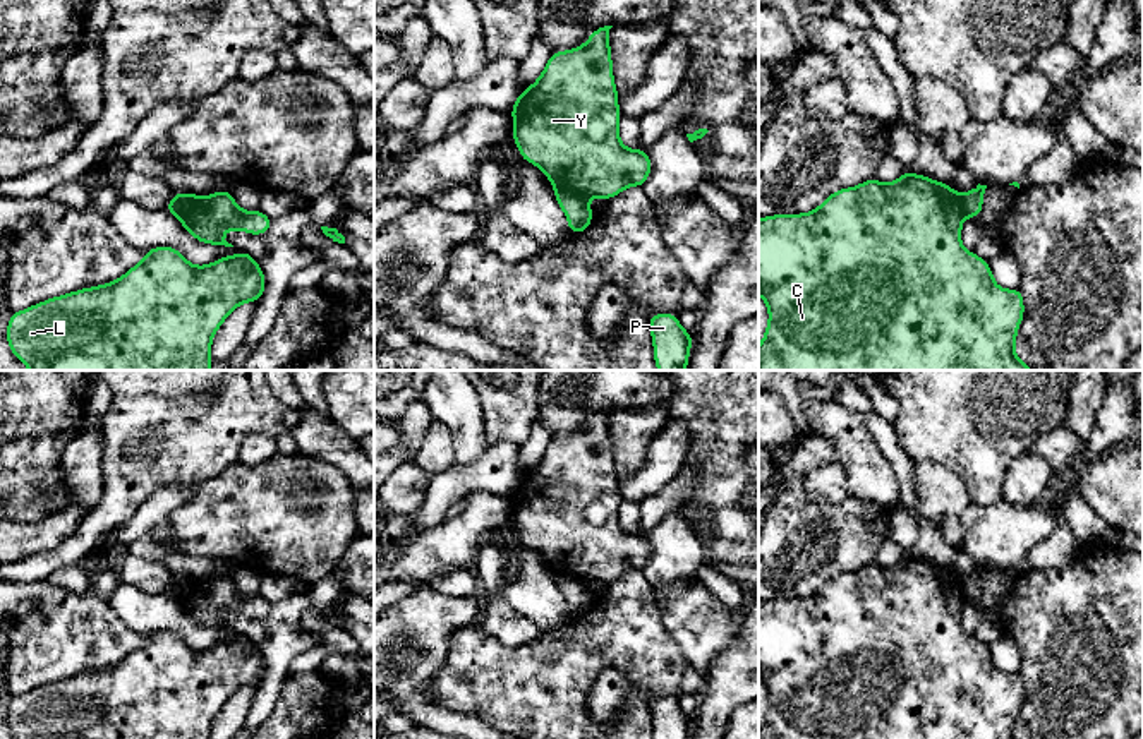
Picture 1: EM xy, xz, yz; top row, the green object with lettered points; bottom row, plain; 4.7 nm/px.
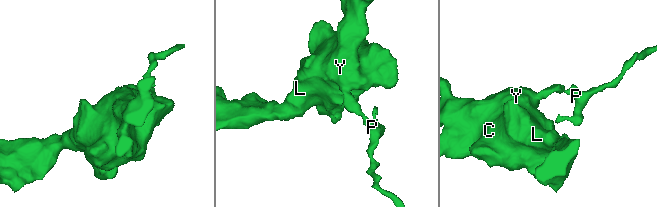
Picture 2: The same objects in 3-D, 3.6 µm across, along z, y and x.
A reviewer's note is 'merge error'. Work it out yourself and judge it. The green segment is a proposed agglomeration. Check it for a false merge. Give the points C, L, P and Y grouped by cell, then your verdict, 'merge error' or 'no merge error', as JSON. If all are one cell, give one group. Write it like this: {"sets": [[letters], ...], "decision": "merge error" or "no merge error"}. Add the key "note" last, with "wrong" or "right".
{"sets": [["C", "L", "Y"], ["P"]], "decision": "merge error", "note": "right"}

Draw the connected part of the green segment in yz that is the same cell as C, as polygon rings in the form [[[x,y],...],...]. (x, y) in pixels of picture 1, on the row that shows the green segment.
[[[908,170],[891,183],[875,178],[831,194],[815,211],[759,218],[759,295],[769,309],[769,324],[759,345],[759,370],[1033,370],[1014,351],[1014,339],[1023,321],[1023,293],[999,288],[989,267],[977,254],[961,245],[961,225],[966,218],[965,197],[949,183],[935,182]]]

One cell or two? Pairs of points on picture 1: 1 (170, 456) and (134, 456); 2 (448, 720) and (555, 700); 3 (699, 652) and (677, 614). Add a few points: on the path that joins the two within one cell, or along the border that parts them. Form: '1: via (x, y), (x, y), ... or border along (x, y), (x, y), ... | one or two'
1: via (162, 456), (143, 456) | one
2: border along (435, 702), (484, 720) | two
3: via (699, 643), (685, 623) | one

